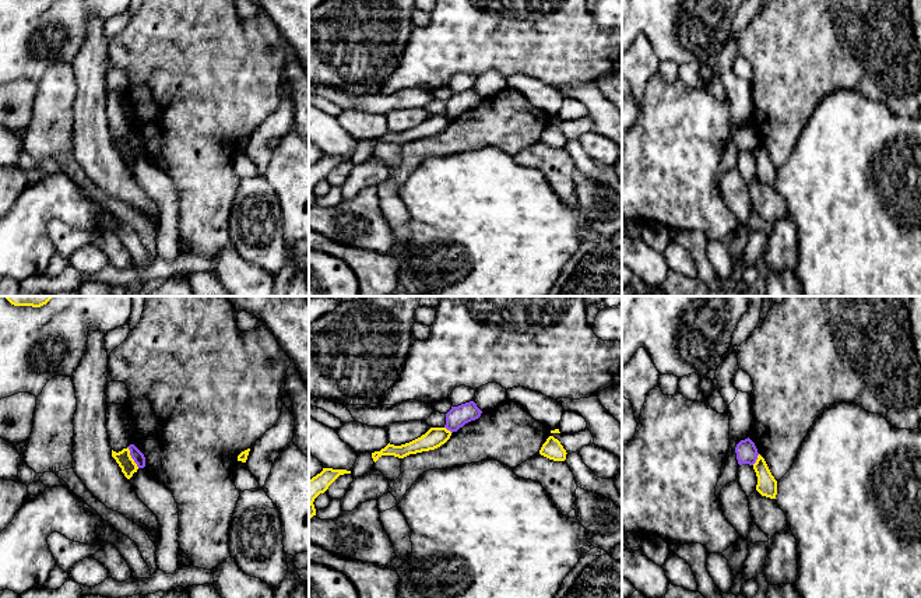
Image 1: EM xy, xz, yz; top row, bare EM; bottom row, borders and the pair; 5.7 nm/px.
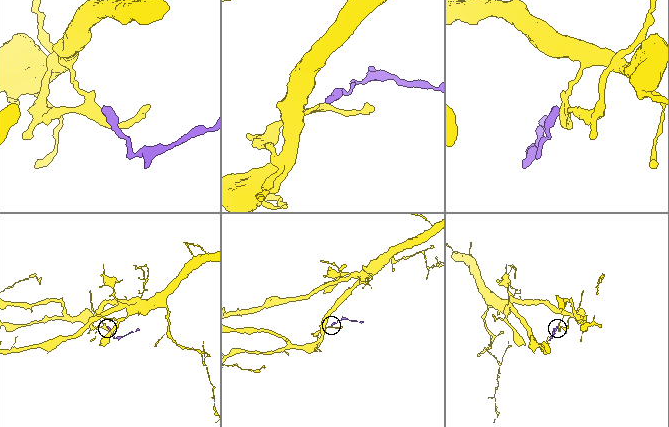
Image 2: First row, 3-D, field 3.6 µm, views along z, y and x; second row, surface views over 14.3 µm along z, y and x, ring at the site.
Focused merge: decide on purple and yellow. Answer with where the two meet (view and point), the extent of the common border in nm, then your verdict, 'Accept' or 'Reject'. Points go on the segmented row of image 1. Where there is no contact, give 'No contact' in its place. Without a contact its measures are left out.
Touches purple at xy (132, 457). Shared border 140 nm. Reject

